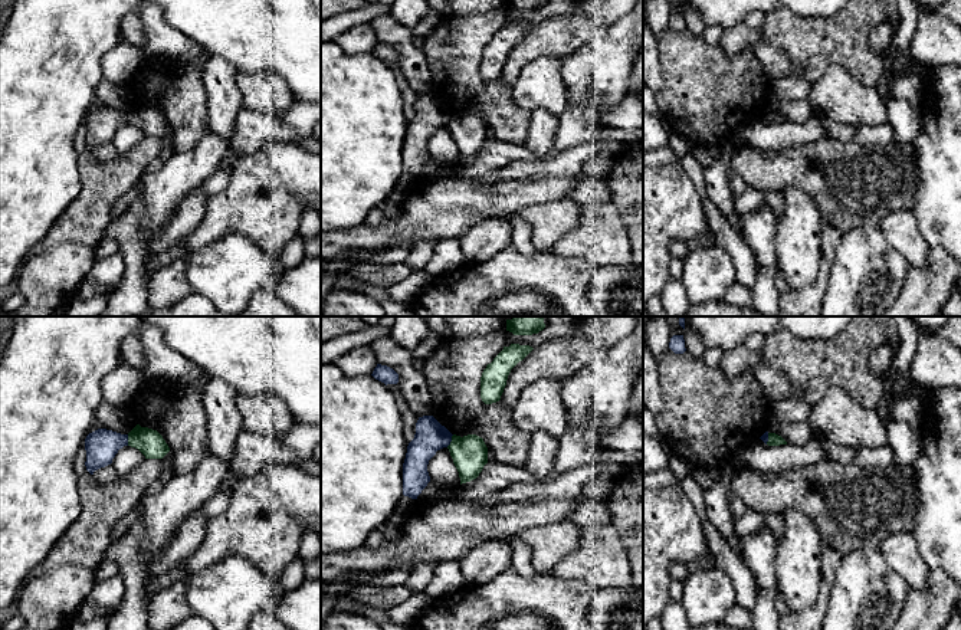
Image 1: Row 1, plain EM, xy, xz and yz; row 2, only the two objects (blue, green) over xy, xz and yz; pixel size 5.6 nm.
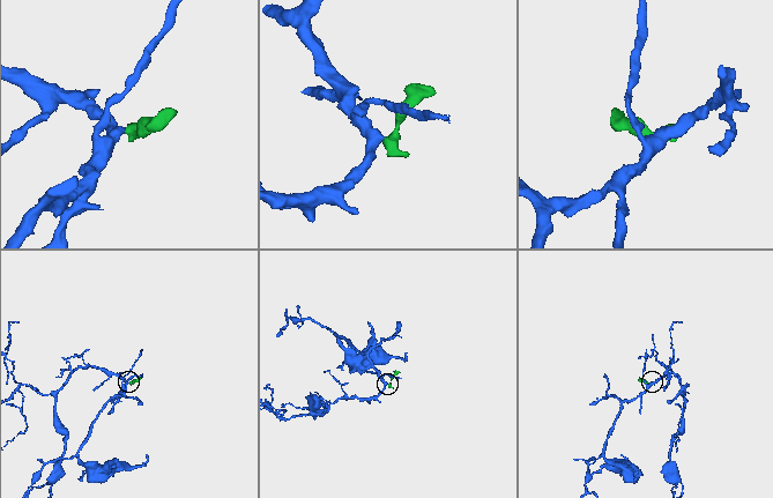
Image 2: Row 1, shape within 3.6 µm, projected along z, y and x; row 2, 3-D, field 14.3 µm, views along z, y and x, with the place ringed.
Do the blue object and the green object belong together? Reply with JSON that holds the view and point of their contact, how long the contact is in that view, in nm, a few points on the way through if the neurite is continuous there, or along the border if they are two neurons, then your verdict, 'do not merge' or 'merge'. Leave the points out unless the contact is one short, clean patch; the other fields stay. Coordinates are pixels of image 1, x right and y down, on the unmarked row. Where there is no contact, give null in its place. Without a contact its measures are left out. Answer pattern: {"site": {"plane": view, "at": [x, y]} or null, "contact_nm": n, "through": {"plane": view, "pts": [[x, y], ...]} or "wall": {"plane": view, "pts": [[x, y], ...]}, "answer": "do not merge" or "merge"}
{"site": {"plane": "xz", "at": [451, 118]}, "contact_nm": 80, "wall": {"plane": "xz", "pts": [[453, 112], [446, 124]]}, "answer": "do not merge"}

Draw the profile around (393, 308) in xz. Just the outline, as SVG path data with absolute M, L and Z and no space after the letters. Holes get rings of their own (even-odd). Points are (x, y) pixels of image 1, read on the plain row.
M394 299L383 301L387 316L413 316L410 305L406 302L397 302Z

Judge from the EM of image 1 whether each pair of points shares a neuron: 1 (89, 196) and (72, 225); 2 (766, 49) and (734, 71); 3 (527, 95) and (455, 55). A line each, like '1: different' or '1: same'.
1: same
2: different
3: different

